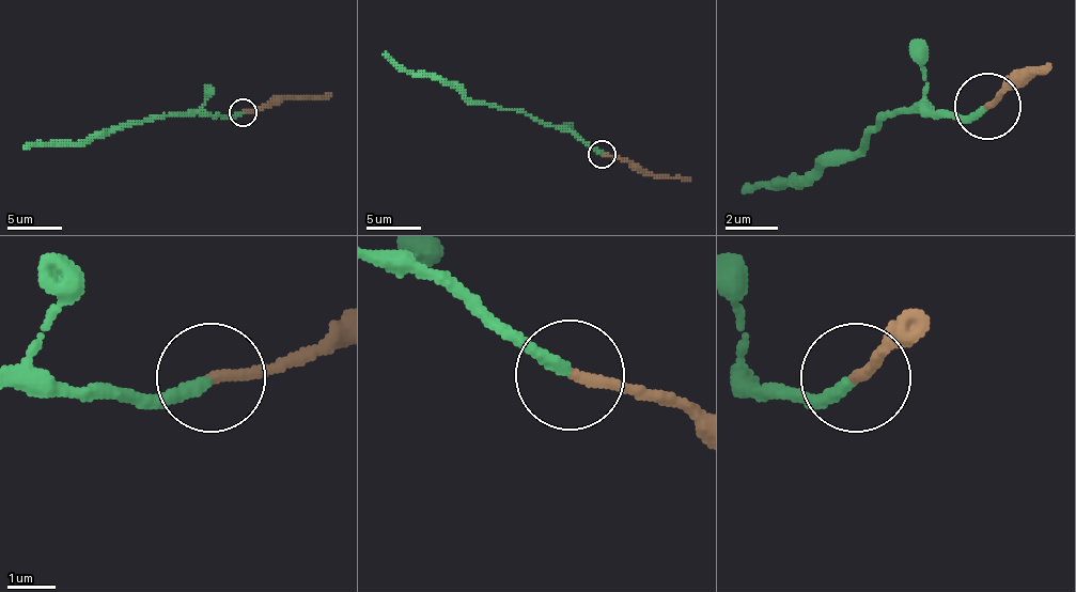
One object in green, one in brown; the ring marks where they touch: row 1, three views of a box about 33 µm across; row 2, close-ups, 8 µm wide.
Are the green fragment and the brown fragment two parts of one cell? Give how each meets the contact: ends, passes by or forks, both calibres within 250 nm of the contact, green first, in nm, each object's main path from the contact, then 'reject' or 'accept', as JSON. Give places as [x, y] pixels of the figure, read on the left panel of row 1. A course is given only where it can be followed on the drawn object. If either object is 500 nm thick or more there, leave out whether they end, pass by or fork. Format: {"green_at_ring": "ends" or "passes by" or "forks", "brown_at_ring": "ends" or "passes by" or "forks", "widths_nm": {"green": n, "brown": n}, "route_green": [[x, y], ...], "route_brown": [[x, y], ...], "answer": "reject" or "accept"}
{"green_at_ring": "ends", "brown_at_ring": "ends", "widths_nm": {"green": 240, "brown": 240}, "route_green": [[244, 112], [172, 112], [111, 126], [90, 140], [40, 143], [24, 149]], "route_brown": [[244, 112], [295, 96], [331, 93]], "answer": "accept"}

